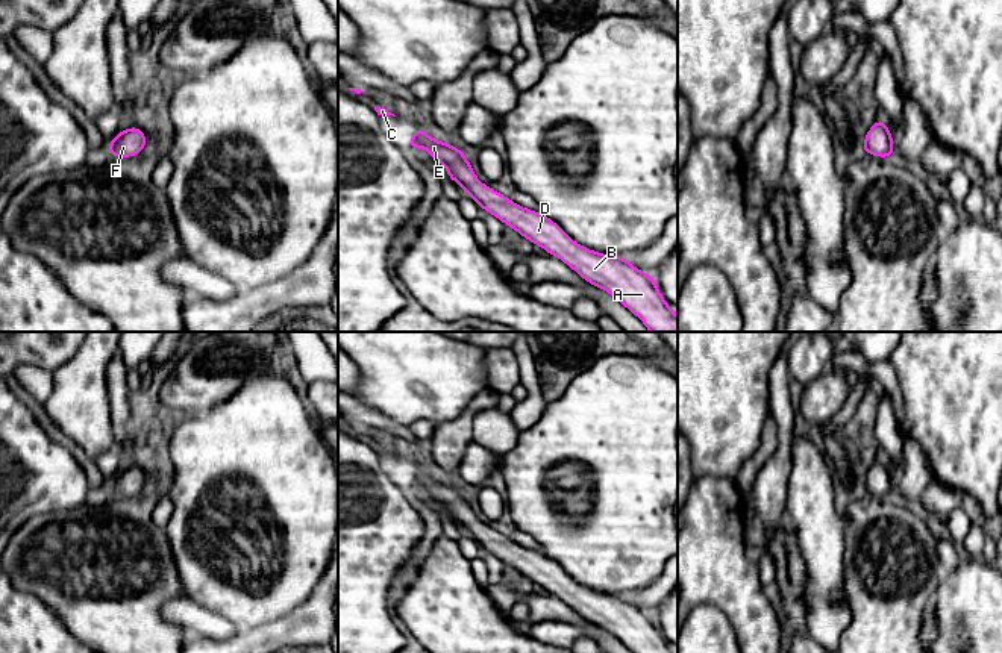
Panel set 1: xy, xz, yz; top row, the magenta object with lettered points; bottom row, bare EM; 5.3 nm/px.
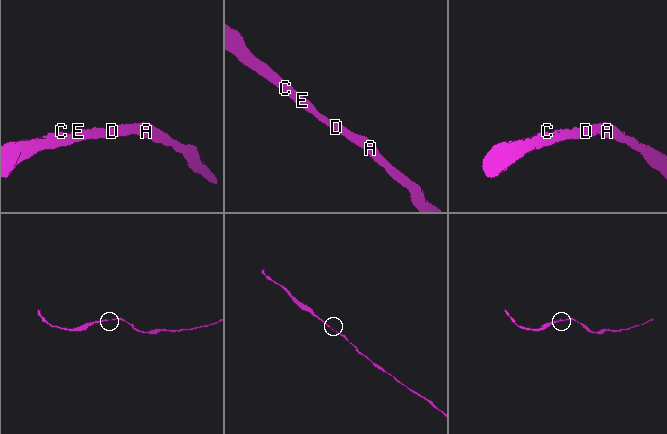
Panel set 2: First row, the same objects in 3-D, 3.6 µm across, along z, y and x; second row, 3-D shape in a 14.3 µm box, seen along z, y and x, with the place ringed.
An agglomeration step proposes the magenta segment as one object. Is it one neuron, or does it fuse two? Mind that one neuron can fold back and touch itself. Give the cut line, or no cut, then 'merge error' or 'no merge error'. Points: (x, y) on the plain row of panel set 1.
cut none; no merge error

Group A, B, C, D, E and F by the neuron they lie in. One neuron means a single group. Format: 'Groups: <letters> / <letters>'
Groups: A B C D E F

